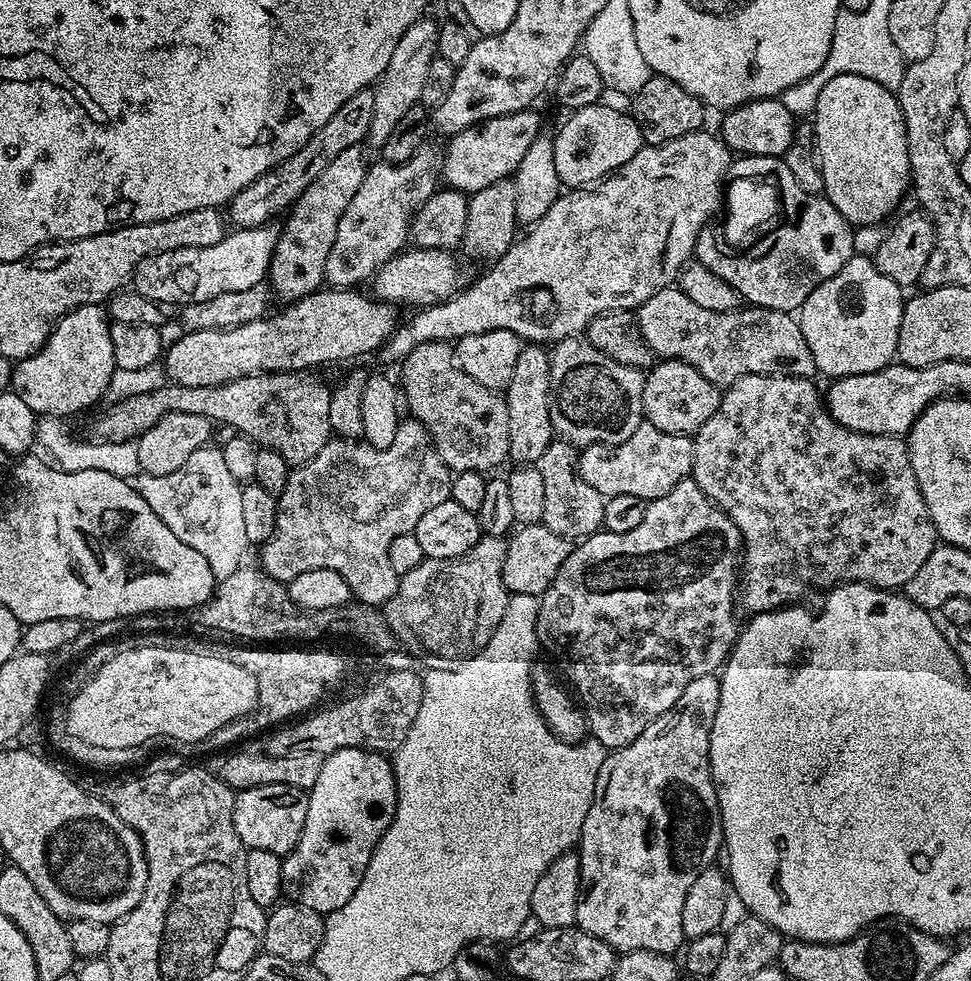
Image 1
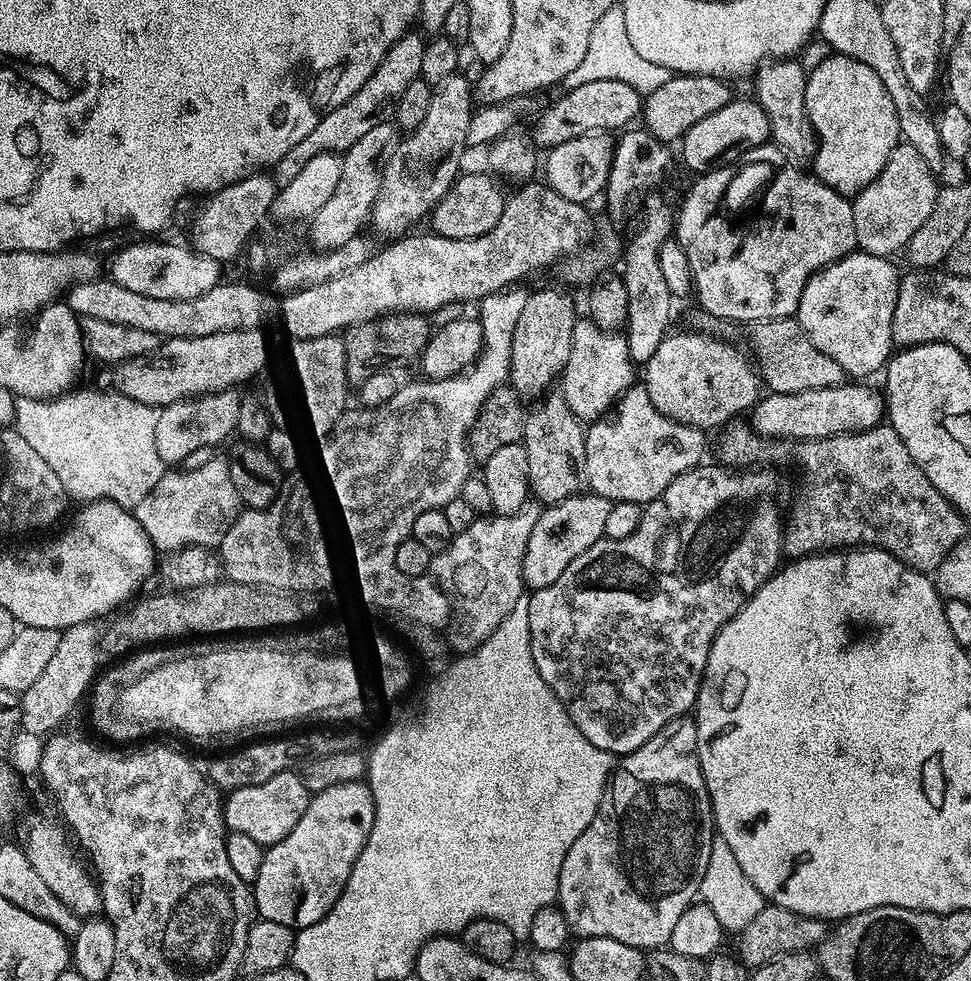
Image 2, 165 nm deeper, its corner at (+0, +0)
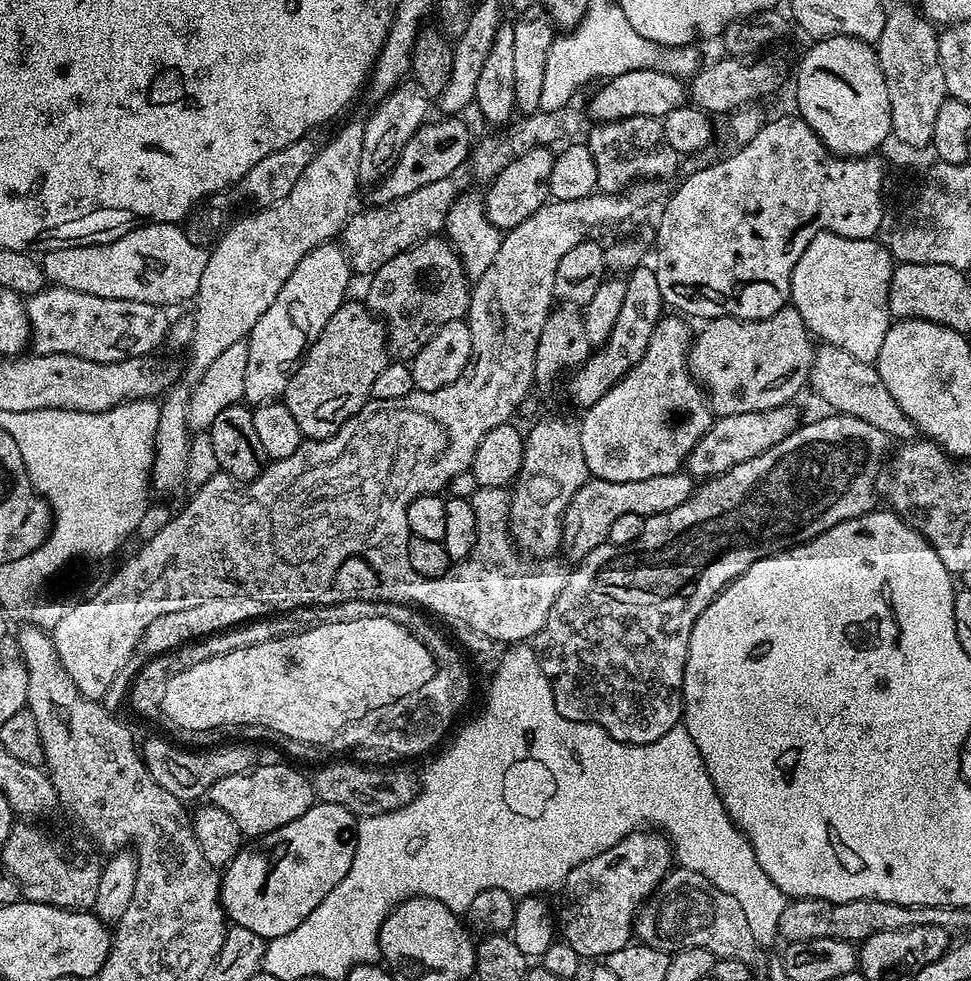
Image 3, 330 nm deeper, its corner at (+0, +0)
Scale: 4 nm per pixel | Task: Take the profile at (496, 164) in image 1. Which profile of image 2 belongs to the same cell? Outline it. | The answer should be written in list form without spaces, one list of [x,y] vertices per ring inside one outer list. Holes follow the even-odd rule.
[[[599,79],[574,86],[535,117],[536,129],[530,132],[530,136],[537,149],[550,150],[562,142],[570,142],[570,138],[578,138],[593,130],[624,130],[629,127],[630,120],[641,115],[641,93],[636,92],[634,86],[626,85],[626,82]]]

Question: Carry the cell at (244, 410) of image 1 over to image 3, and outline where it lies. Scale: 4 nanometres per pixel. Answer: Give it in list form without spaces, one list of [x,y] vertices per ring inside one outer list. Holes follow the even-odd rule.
[[[349,299],[338,310],[334,310],[330,322],[322,326],[322,334],[308,347],[308,353],[301,360],[298,370],[286,386],[282,402],[294,414],[301,437],[310,440],[325,440],[335,434],[363,404],[367,404],[374,386],[374,378],[390,363],[386,347],[384,325],[377,320],[359,299]]]

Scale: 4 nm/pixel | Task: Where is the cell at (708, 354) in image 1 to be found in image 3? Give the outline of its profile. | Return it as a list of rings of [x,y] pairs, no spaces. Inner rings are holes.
[[[821,343],[816,348],[816,357],[812,359],[808,384],[832,407],[829,409],[833,413],[862,418],[862,422],[870,422],[870,426],[882,430],[893,441],[917,439],[915,422],[902,414],[902,406],[898,406],[898,402],[894,402],[890,395],[890,390],[886,390],[886,382],[882,382],[875,364],[862,362],[851,354],[846,354],[846,350],[838,350],[838,346],[833,344]]]

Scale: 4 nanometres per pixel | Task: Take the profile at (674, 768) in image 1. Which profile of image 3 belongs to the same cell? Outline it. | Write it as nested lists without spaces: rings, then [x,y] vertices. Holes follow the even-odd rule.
[[[637,830],[610,846],[610,850],[594,854],[582,866],[574,866],[562,885],[563,943],[574,946],[582,958],[607,958],[614,950],[622,950],[633,939],[634,921],[641,904],[659,889],[673,864],[674,849],[667,835],[656,830]]]

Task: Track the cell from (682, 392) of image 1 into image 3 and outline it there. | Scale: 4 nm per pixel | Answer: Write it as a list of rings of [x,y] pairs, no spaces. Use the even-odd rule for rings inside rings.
[[[794,307],[778,310],[770,318],[739,320],[733,316],[718,316],[707,321],[700,333],[695,333],[688,349],[688,370],[704,389],[709,405],[717,417],[730,414],[750,414],[792,404],[795,396],[808,384],[812,359],[816,357],[813,337],[802,322],[802,314]]]

